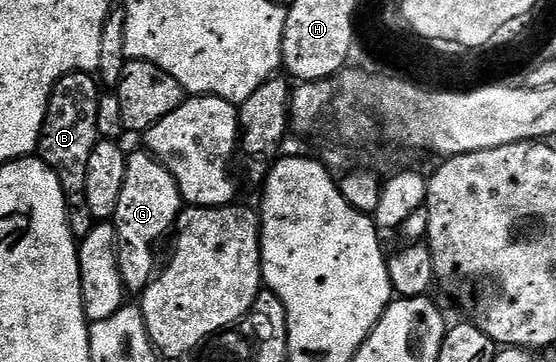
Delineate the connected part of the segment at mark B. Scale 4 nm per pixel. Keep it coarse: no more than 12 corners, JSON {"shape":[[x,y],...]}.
{"shape":[[101,86],[52,88],[38,156],[58,175],[73,237],[90,235],[86,166],[101,140]]}

